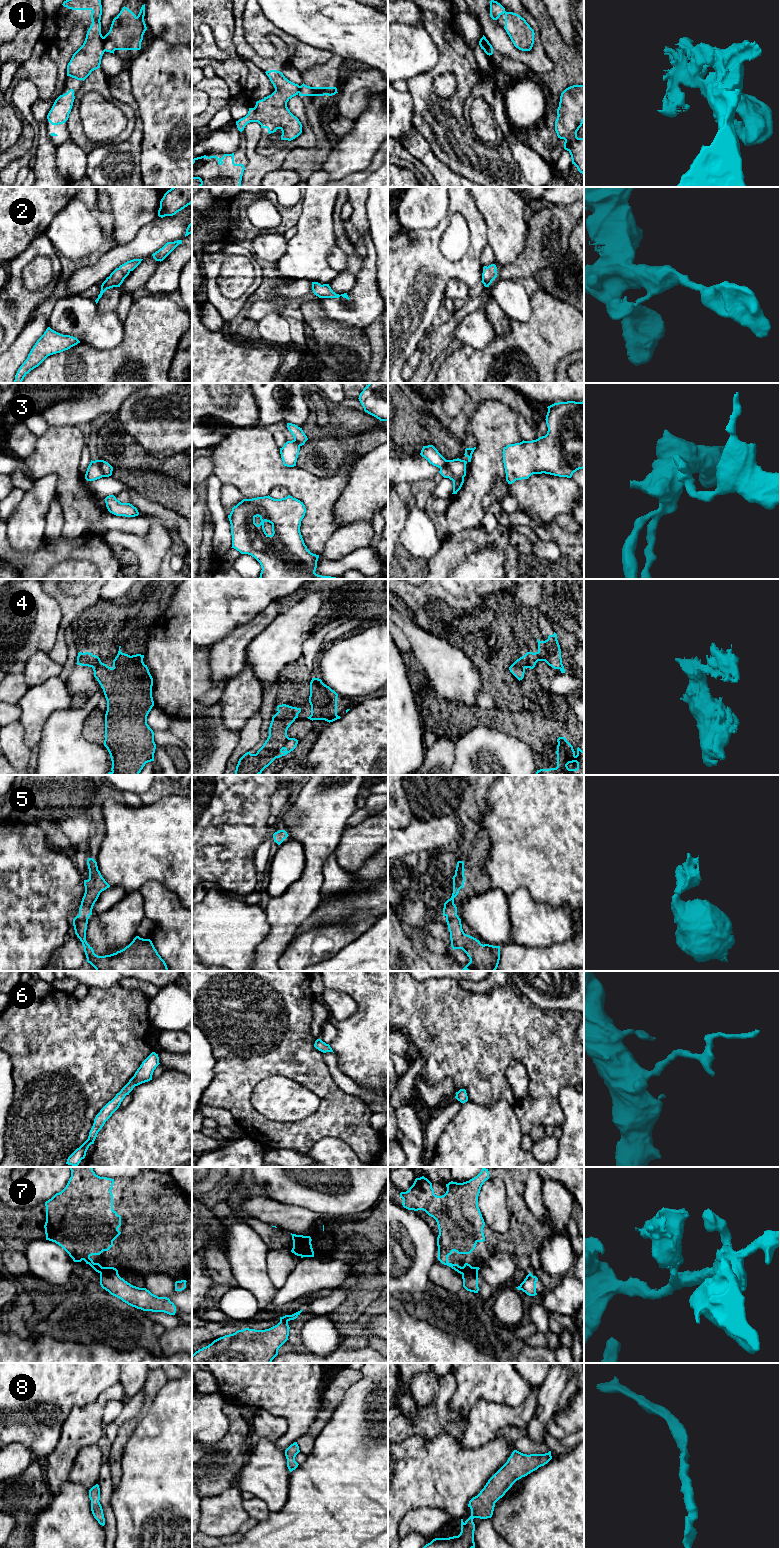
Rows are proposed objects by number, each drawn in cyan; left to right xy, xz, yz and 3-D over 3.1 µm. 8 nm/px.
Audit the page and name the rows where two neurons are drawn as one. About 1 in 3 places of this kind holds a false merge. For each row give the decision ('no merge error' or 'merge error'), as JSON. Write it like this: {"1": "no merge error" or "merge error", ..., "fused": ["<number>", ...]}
{"1": "merge error", "2": "no merge error", "3": "merge error", "4": "no merge error", "5": "no merge error", "6": "no merge error", "7": "merge error", "8": "no merge error", "fused": ["1", "3", "7"]}

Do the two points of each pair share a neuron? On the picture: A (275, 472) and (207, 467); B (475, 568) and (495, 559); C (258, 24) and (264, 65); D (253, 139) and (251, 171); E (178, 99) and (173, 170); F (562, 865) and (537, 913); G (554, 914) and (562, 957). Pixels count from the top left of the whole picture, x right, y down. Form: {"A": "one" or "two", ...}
{"A": "two", "B": "one", "C": "two", "D": "one", "E": "one", "F": "two", "G": "two"}

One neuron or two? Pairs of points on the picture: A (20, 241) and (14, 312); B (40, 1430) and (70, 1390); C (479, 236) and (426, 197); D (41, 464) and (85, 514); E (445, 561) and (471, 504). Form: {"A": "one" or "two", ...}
{"A": "two", "B": "one", "C": "two", "D": "one", "E": "two"}

